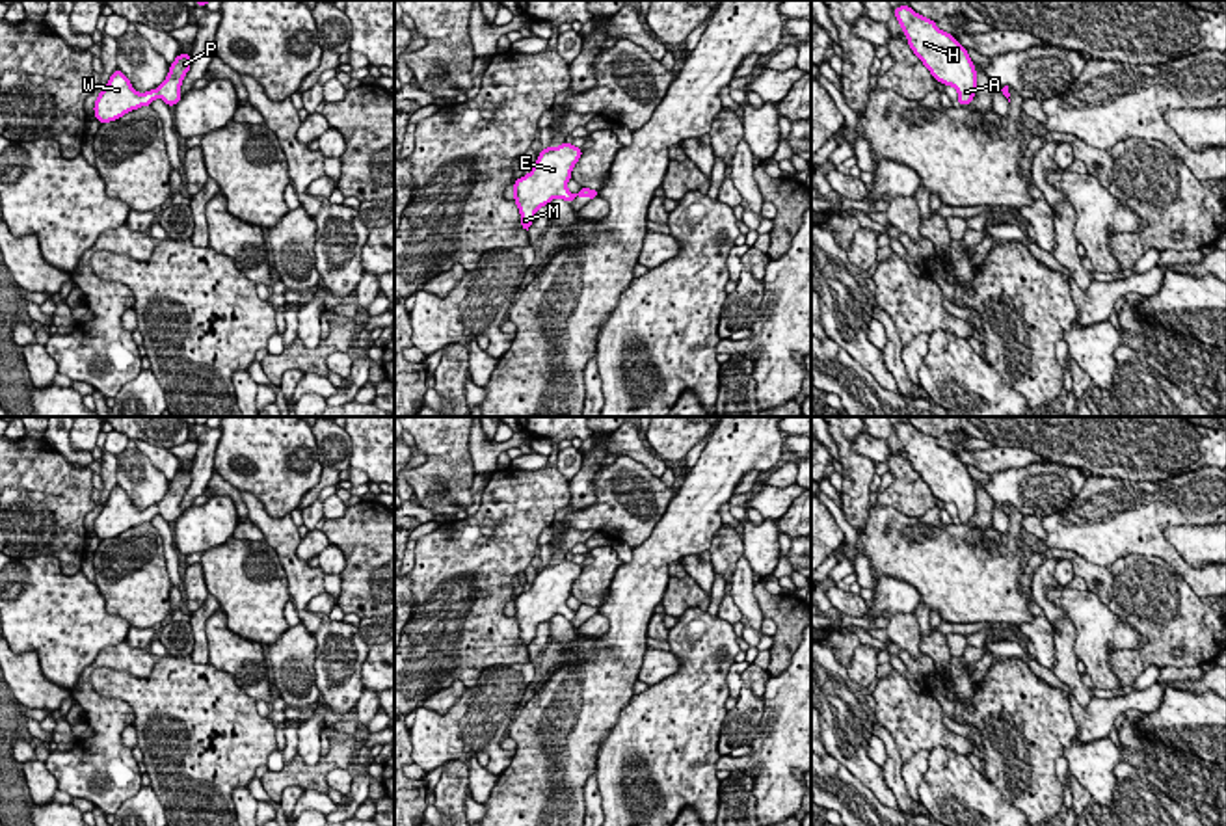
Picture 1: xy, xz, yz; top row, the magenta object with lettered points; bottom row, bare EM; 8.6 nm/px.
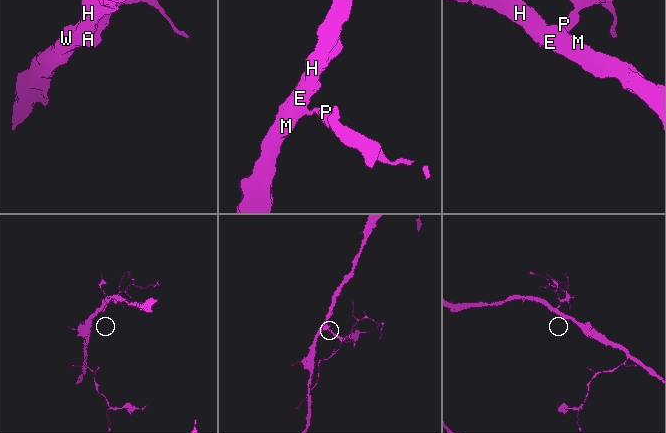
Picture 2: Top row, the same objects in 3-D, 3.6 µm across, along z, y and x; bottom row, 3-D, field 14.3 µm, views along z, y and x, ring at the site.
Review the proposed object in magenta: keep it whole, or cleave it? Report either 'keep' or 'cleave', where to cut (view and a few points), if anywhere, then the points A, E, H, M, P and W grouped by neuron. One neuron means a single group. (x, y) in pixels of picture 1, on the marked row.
cleave | xy (157, 90), (159, 95) | A E H M W / P

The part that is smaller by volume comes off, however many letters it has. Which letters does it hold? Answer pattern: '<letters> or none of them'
P

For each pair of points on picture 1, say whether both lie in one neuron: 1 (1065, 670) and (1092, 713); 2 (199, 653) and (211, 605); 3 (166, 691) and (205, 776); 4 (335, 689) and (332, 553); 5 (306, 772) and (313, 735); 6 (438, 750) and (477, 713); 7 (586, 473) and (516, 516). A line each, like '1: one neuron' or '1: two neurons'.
1: two neurons
2: one neuron
3: one neuron
4: two neurons
5: two neurons
6: one neuron
7: two neurons

